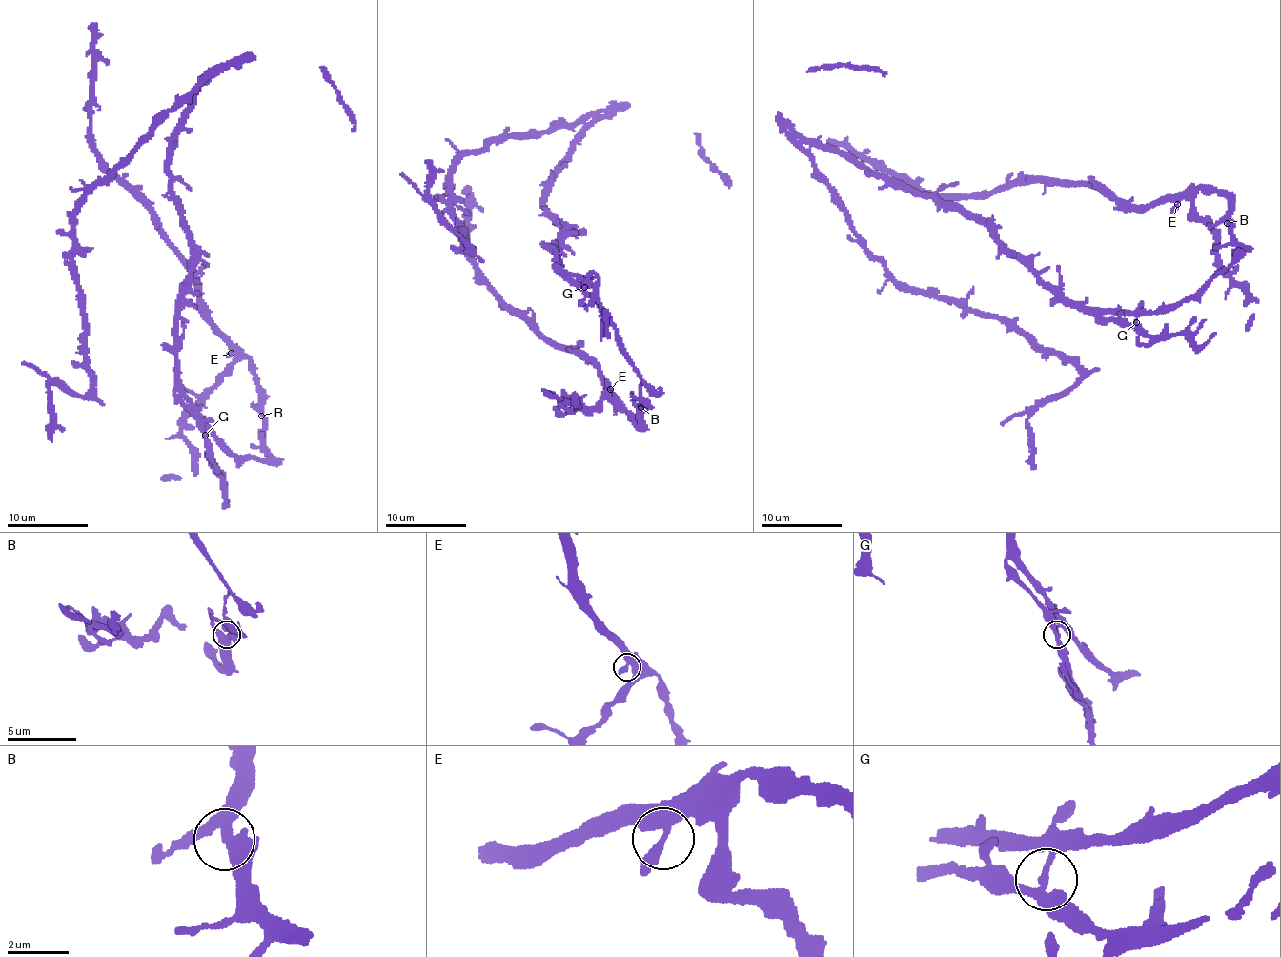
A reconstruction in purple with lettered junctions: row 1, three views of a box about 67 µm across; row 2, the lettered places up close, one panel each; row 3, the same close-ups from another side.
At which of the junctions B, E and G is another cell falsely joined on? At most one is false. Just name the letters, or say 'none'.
none

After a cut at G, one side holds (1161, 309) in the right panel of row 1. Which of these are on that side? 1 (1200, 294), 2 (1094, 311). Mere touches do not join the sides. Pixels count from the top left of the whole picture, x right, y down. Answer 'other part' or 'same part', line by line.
1: same part
2: same part

